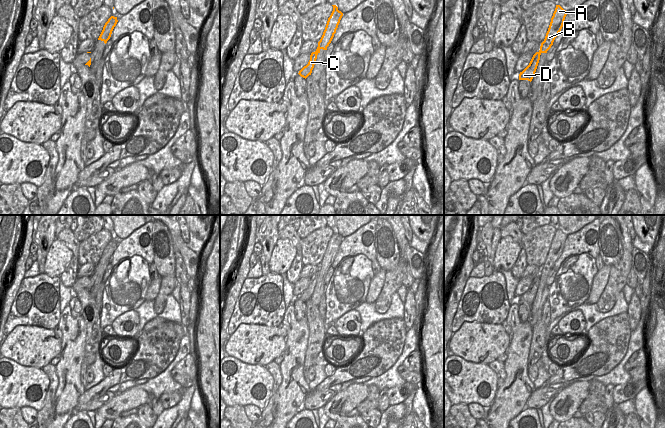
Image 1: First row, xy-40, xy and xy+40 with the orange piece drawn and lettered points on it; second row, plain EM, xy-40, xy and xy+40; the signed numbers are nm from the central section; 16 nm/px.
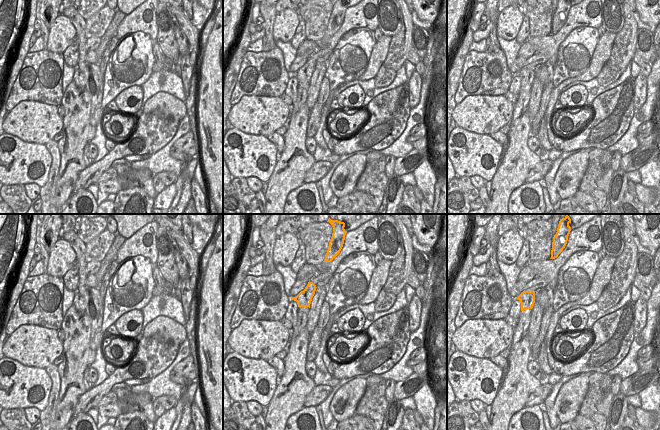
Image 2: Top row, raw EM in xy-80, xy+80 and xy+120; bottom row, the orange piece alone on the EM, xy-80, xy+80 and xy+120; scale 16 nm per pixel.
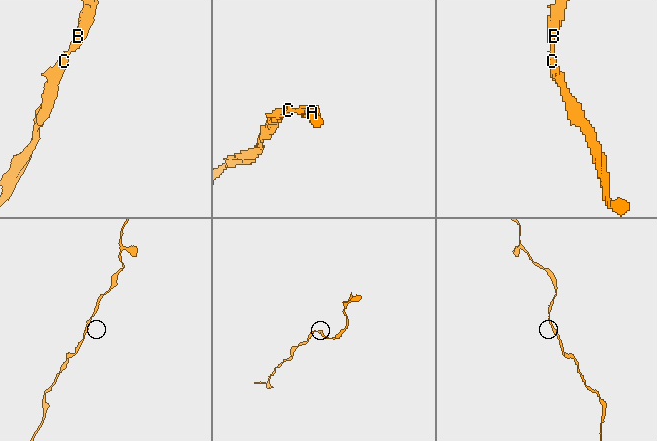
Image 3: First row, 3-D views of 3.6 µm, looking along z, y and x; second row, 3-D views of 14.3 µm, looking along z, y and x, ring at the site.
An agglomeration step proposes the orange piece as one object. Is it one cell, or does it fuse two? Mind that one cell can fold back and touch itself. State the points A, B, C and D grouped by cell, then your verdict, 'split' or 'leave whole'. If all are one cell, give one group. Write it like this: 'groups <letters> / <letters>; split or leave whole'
groups A B C D; leave whole

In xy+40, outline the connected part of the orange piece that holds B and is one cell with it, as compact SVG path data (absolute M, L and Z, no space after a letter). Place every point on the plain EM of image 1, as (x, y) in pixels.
M556 229L545 263L541 267L540 274L533 279L529 289L522 296L520 296L519 304L532 305L540 284L540 279L542 277L547 277L553 269L555 262L563 251L566 239L567 235L560 229Z

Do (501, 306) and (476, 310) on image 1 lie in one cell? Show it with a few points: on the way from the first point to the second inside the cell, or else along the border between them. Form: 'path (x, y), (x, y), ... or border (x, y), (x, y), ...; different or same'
path (495, 306), (482, 307); same

